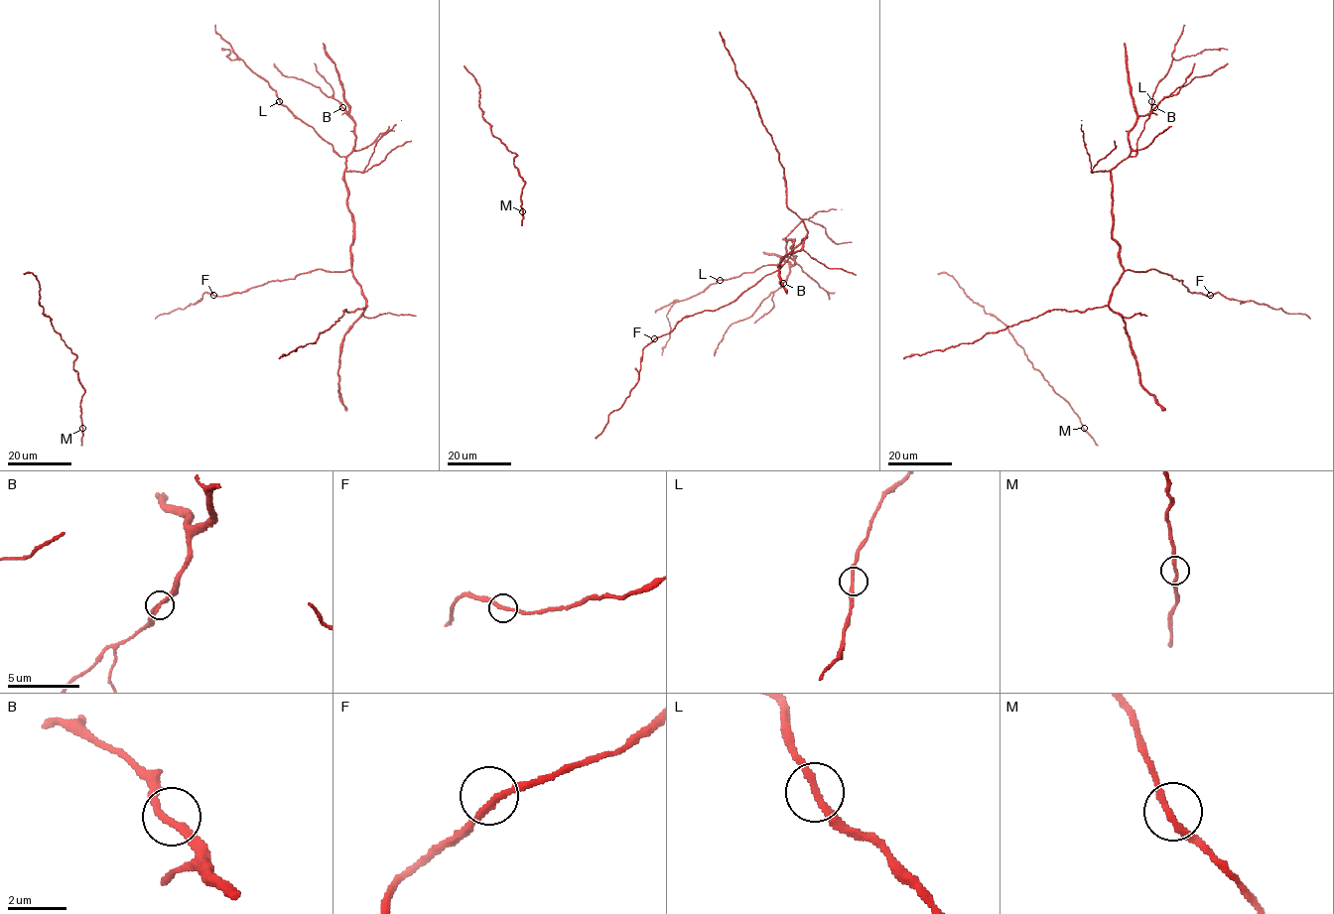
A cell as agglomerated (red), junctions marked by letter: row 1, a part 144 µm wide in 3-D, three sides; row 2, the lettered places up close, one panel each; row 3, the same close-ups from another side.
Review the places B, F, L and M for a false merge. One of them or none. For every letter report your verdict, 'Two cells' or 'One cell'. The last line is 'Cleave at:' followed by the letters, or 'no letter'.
B: One cell
F: One cell
L: One cell
M: One cell
Cleave at: no letter

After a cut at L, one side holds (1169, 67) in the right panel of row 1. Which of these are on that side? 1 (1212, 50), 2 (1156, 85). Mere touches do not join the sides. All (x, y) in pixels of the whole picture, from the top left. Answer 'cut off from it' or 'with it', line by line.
1: with it
2: with it

